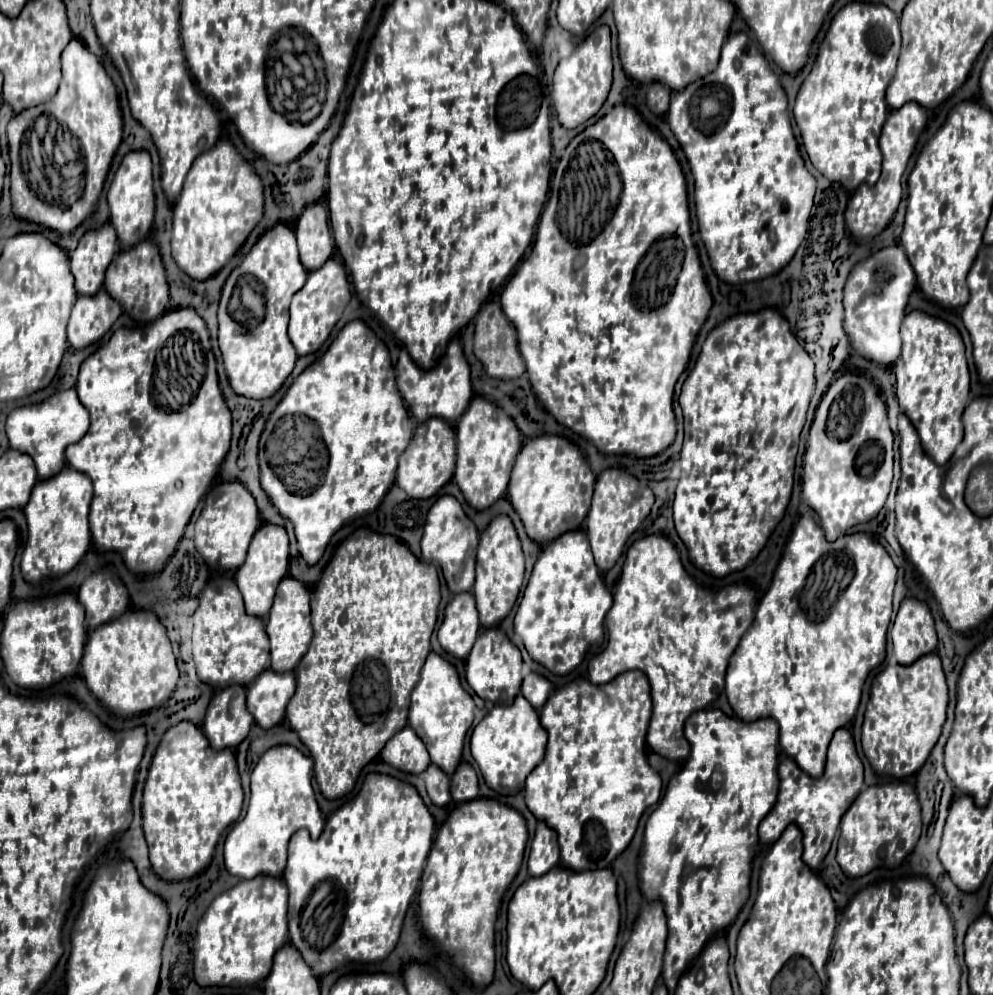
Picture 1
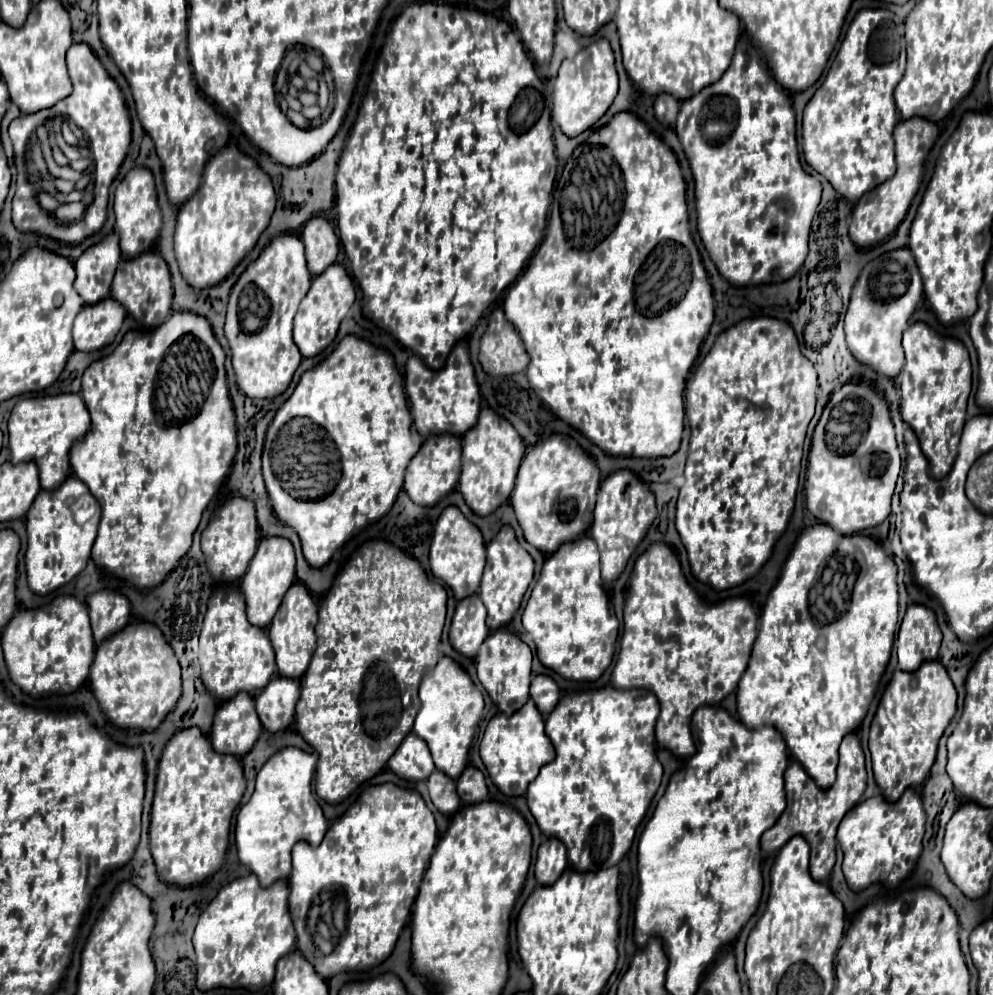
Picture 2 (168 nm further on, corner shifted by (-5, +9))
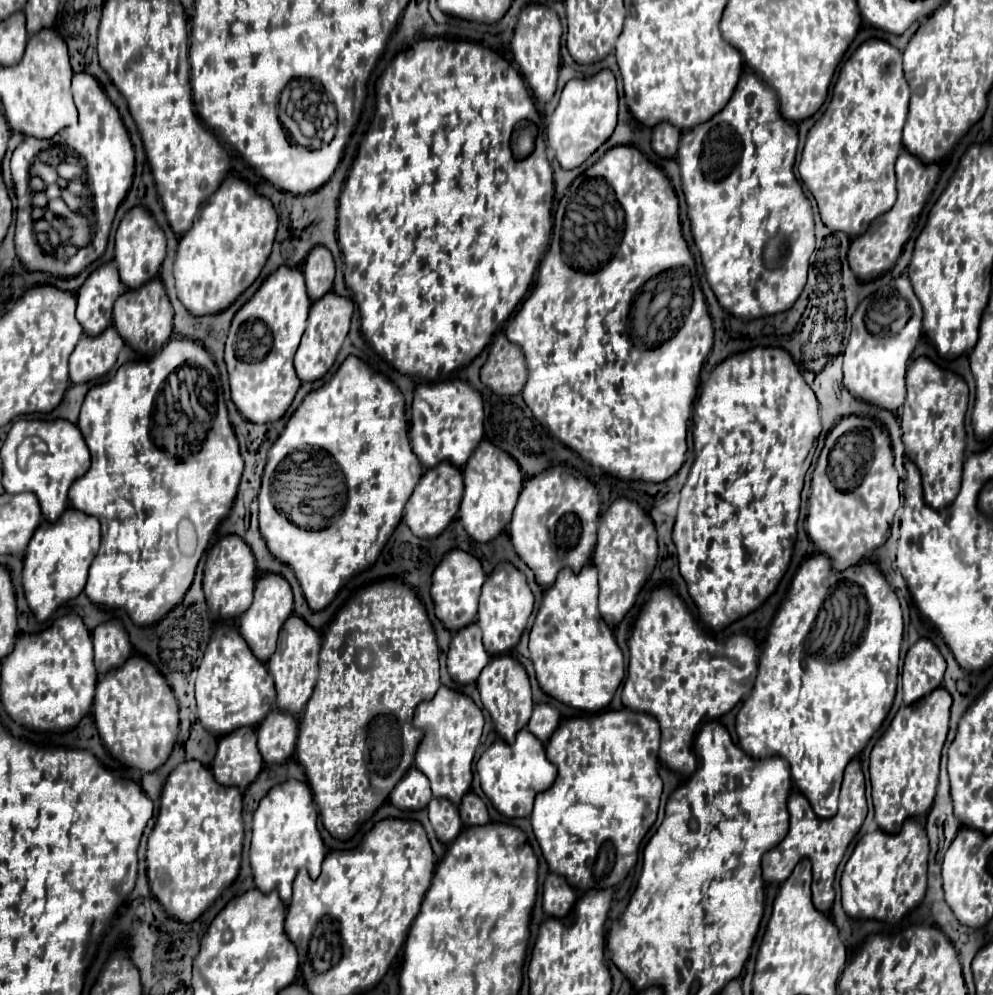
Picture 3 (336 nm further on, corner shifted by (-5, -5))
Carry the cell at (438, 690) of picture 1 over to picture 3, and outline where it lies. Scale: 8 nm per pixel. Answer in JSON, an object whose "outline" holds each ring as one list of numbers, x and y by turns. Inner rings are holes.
{"outline":[[442,685,432,701,424,701,418,705,414,725,424,731,414,767,428,777,434,797,444,797,458,805,472,785,472,759,484,727,482,711,468,695]]}

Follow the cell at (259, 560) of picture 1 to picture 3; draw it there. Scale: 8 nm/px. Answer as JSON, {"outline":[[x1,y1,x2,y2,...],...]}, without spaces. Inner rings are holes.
{"outline":[[262,575,256,581,254,601,250,609,240,617,240,635,244,637,244,641,248,643,250,651,258,661,266,663,274,655,278,633,290,615,292,615,292,589,288,581,280,579,280,575]]}

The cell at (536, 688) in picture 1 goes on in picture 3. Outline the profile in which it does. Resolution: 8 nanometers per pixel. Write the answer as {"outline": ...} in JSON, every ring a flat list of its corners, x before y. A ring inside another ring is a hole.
{"outline":[[536,705,534,707,534,713,528,721,528,729,530,733,540,739,540,741,548,741,552,737,552,733,556,731,560,723,560,715,554,707,550,705]]}

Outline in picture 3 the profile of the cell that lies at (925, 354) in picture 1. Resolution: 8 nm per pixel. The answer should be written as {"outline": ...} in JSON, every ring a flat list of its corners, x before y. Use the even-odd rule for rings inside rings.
{"outline":[[920,357,906,373,906,403,902,405,900,427,906,457,922,475,924,501,936,511,946,511,960,491,964,463,964,415,968,409,968,385,962,377,940,369,930,359]]}

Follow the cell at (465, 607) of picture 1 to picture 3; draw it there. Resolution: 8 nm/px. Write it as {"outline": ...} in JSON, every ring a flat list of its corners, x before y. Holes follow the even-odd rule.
{"outline":[[476,623,460,629,450,643,448,651,448,673,460,685,470,685,478,681,480,671,490,661,490,655,484,651,480,627]]}

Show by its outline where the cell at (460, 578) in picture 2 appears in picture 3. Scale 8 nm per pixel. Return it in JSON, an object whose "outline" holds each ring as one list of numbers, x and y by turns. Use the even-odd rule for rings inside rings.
{"outline":[[450,551,440,567,436,567,434,575,432,575,432,601,436,605,436,617,442,621,444,629,448,629,450,633,456,633,464,627,468,627,470,623,476,621,476,611,478,611,478,597,480,597,480,589,484,585,484,571,482,565,476,557,464,553,464,551]]}

